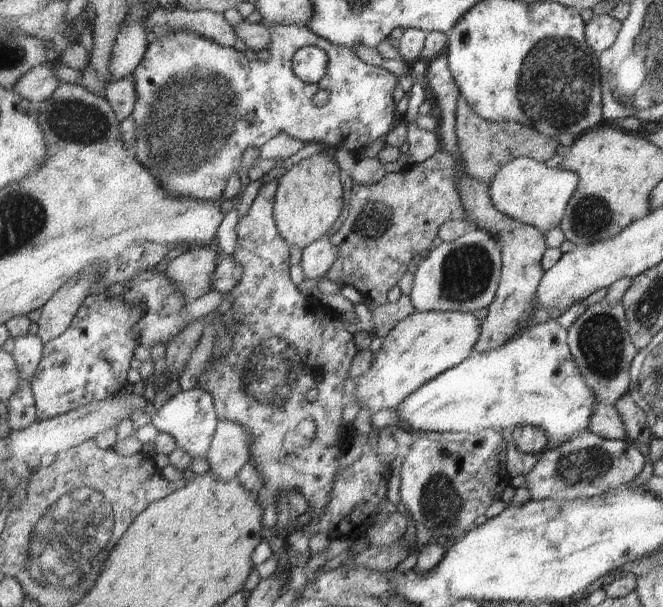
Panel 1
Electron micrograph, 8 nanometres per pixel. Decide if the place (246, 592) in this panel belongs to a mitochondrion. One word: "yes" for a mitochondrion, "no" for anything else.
no

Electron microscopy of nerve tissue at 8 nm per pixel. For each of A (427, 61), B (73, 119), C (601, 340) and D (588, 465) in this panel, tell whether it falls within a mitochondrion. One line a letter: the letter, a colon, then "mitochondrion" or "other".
A: other
B: mitochondrion
C: mitochondrion
D: mitochondrion

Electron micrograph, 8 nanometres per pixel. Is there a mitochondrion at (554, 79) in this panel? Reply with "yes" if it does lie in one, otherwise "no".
yes

